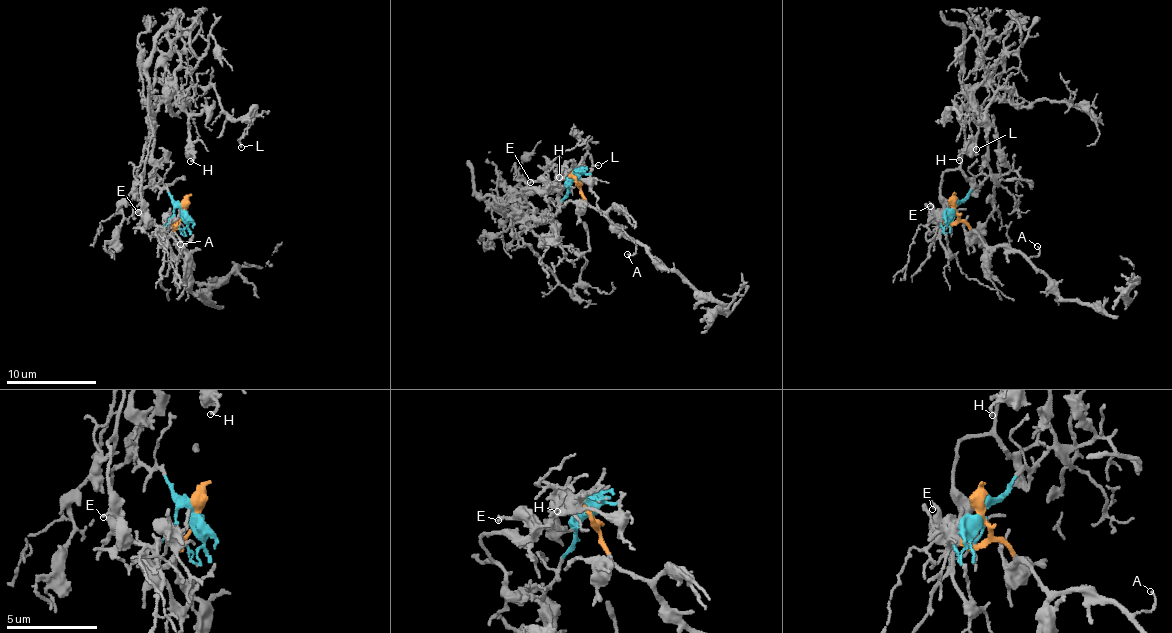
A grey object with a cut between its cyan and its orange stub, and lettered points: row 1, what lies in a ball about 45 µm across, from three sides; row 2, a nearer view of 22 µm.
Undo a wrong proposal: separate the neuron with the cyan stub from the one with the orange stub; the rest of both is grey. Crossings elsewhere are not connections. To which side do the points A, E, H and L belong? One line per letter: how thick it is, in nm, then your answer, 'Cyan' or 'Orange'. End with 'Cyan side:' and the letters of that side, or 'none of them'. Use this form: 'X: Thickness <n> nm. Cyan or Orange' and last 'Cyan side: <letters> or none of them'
A: Thickness 110 nm. Orange
E: Thickness 150 nm. Cyan
H: Thickness 140 nm. Cyan
L: Thickness 130 nm. Cyan
Cyan side: E, H, L

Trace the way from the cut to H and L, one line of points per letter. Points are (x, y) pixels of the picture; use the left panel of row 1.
H: (183, 209), (157, 185), (151, 160), (158, 105), (173, 92), (187, 114), (194, 152), (190, 162)
L: (183, 209), (151, 160), (174, 84), (183, 101), (214, 88), (222, 111), (248, 121), (242, 147)

